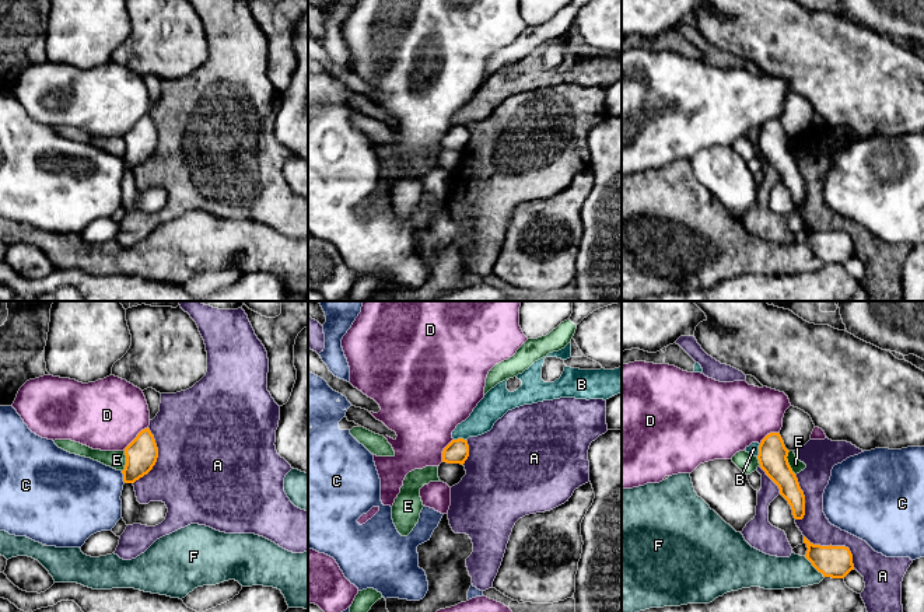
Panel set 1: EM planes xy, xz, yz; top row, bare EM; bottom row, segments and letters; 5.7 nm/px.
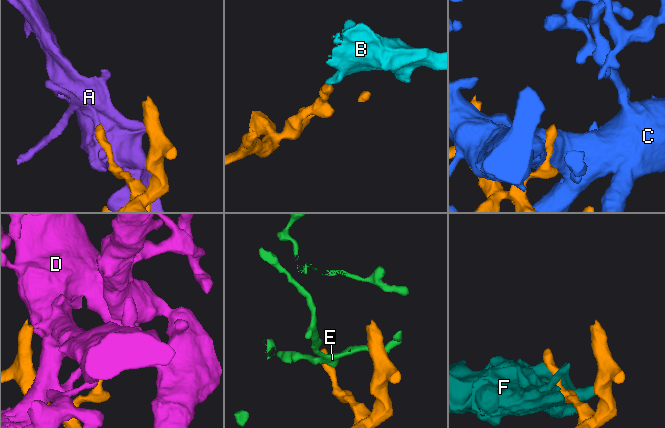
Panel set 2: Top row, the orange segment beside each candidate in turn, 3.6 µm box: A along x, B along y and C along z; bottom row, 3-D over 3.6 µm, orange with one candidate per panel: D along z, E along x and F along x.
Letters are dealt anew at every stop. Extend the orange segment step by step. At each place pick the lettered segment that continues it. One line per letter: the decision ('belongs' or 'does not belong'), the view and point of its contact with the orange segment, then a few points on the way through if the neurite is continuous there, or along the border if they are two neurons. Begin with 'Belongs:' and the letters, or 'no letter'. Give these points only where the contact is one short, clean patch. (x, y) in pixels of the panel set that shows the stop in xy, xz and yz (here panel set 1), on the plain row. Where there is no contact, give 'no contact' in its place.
Belongs: no letter
A: does not belong; meets orange in yz at (836, 233)
B: does not belong; meets orange in xz at (459, 125)
C: does not belong; meets orange in xy at (123, 163)
D: does not belong; meets orange in xy at (136, 123)
E: does not belong; meets orange in yz at (787, 149); border along yz (788, 137), (787, 147), (795, 160)
F: does not belong; meets orange in yz at (815, 254); border along yz (804, 242), (823, 263)

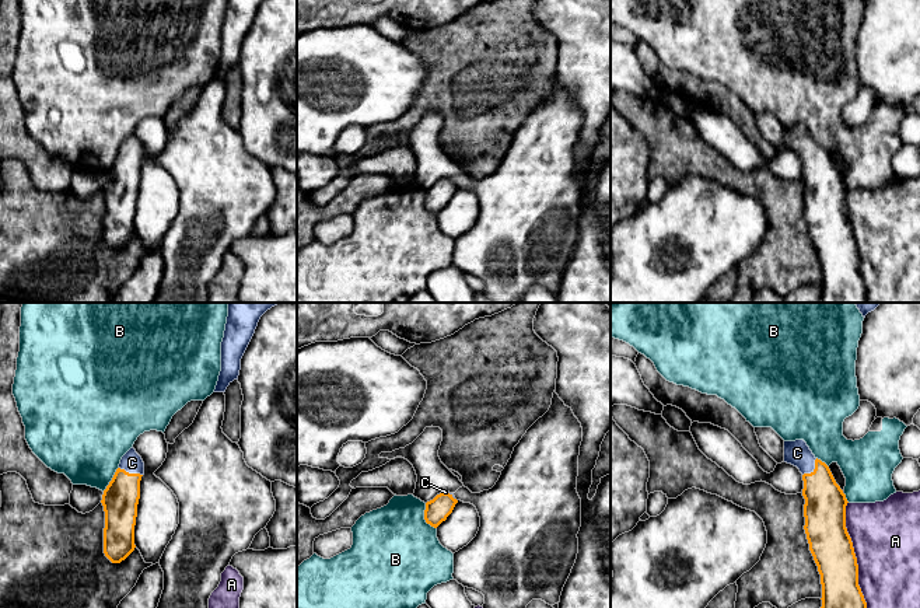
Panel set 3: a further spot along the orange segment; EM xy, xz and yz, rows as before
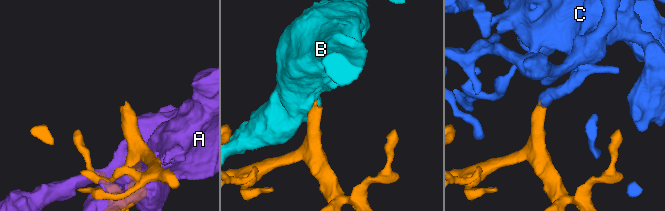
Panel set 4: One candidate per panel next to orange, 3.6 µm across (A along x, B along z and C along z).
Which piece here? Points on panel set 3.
Belongs: C
A: does not belong; meets orange in yz at (856, 245)
B: does not belong; meets orange in xz at (424, 203)
C: belongs; meets orange in yz at (814, 156)

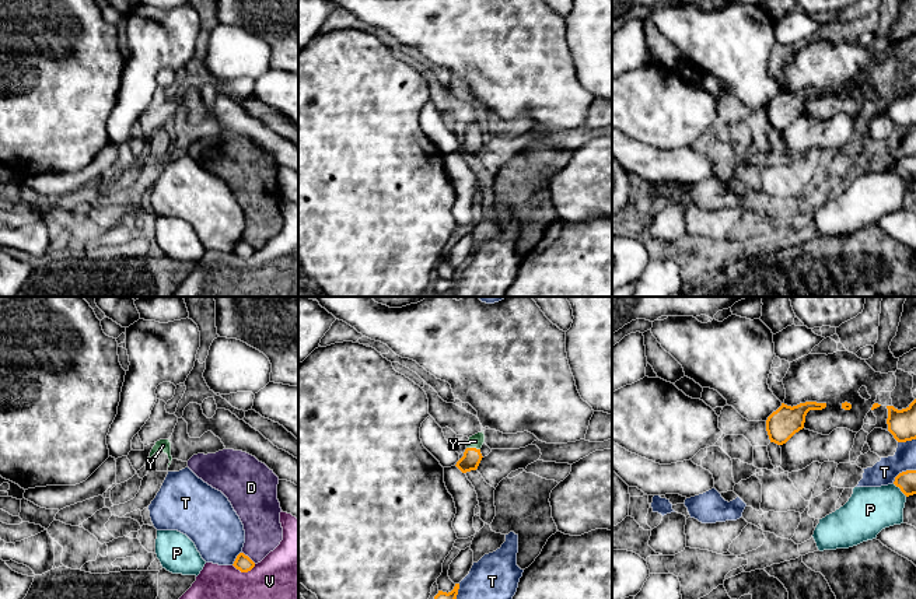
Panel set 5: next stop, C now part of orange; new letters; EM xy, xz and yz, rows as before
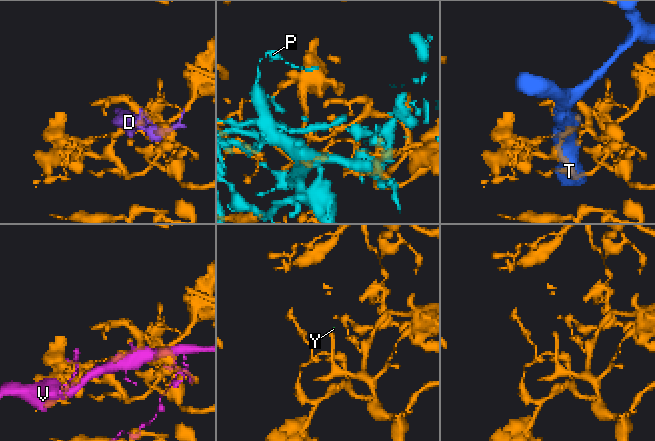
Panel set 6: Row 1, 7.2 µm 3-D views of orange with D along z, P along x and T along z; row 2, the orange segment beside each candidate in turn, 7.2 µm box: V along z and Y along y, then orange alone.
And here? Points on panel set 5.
Belongs: Y
D: does not belong; meets orange in xy at (247, 242)
P: does not belong; meets orange in yz at (901, 177)
T: does not belong; meets orange in xy at (236, 245)
V: does not belong; meets orange in xy at (244, 258)
Y: belongs; meets orange in xz at (474, 135); runs through xz (472, 143), (474, 135), (475, 128)

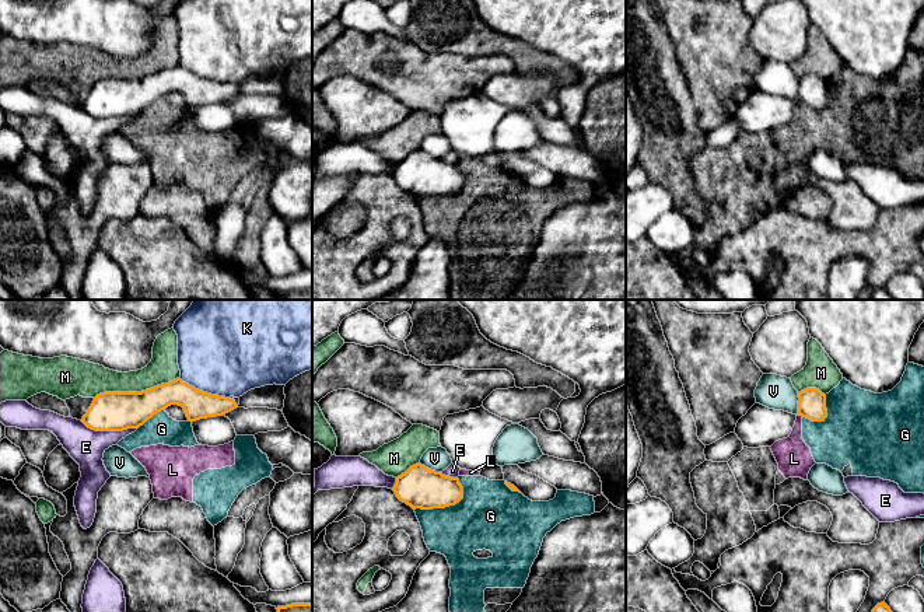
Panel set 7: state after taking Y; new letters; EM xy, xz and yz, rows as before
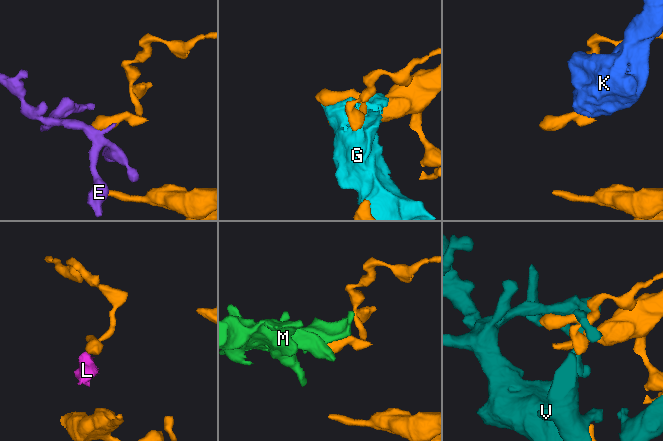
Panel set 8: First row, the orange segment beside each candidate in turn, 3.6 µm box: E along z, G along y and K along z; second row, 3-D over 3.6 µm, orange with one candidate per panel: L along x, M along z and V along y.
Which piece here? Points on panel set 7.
Belongs: no letter
E: does not belong; meets orange in xy at (108, 116); border along xy (80, 107), (95, 116), (136, 115)
G: does not belong; meets orange in xz at (447, 192)
K: does not belong; meets orange in xy at (205, 79)
L: does not belong; meets orange in yz at (800, 101); border along yz (797, 101), (802, 102)
M: does not belong; meets orange in xy at (136, 79)
V: does not belong; meets orange in xz at (430, 156)

